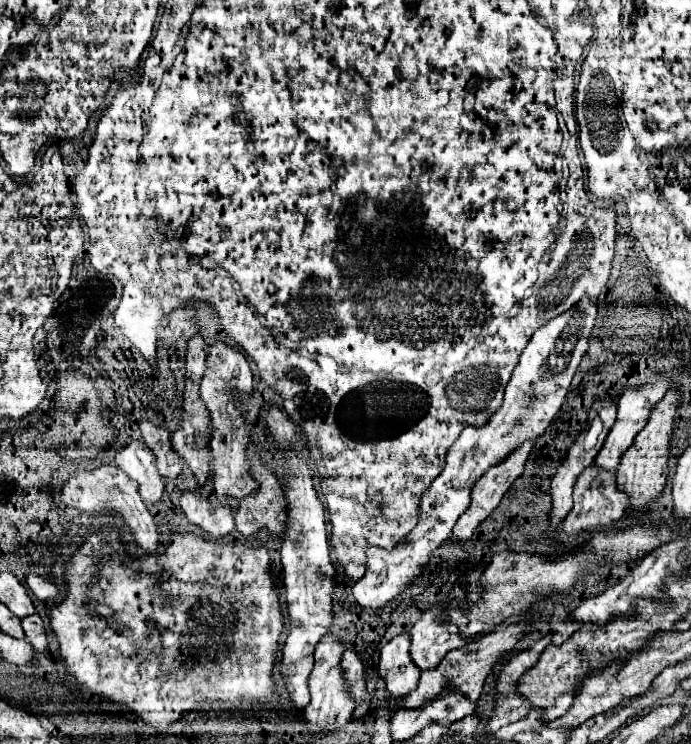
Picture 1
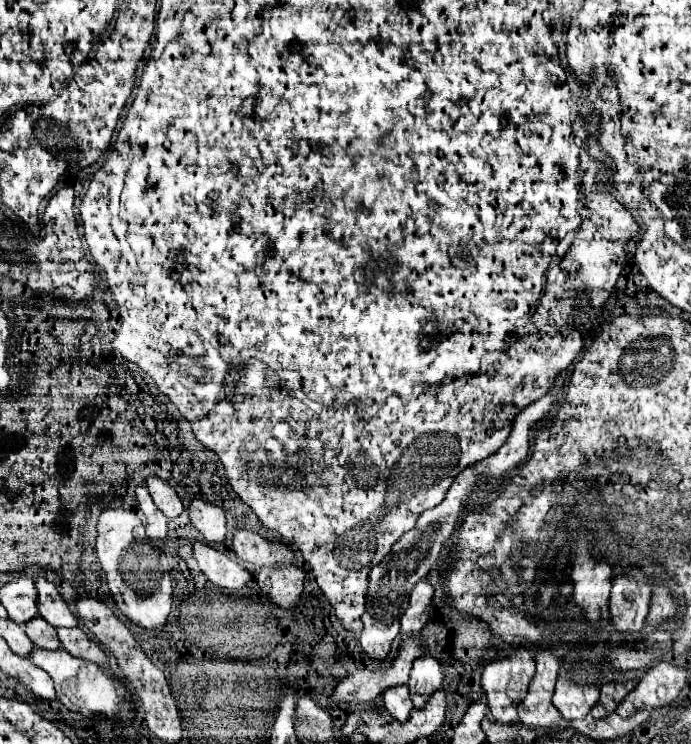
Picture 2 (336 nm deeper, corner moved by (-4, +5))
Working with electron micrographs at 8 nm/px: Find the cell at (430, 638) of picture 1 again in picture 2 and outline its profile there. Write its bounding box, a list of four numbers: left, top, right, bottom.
[410,655,444,707]

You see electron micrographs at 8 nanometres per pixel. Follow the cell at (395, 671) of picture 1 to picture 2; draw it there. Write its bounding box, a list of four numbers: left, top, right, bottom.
[382,685,414,721]

